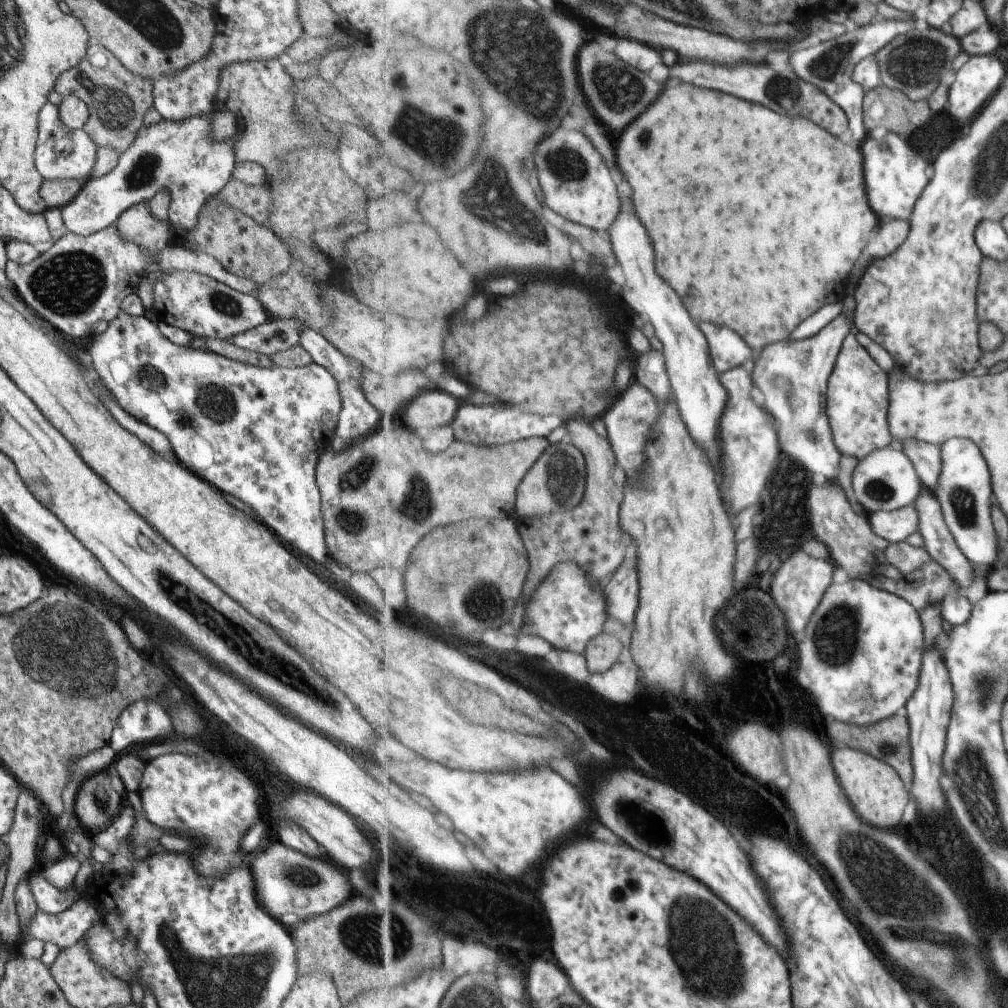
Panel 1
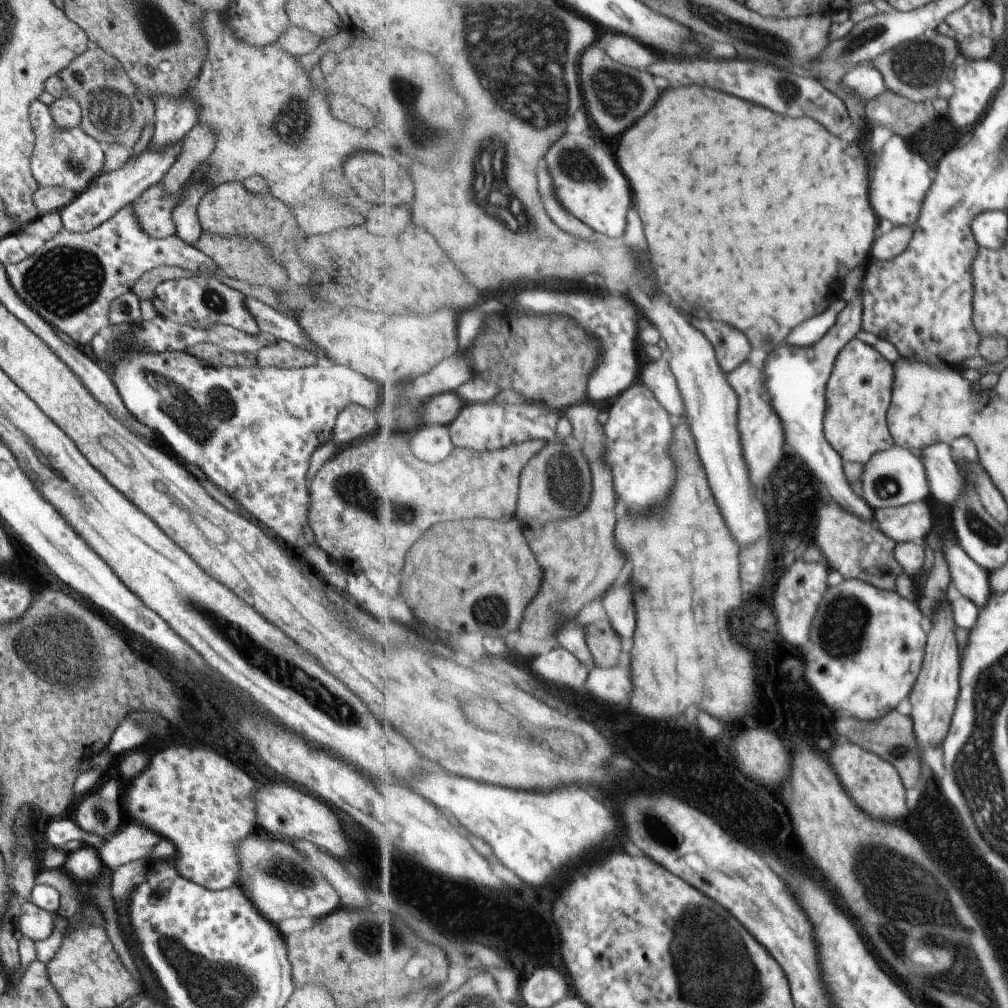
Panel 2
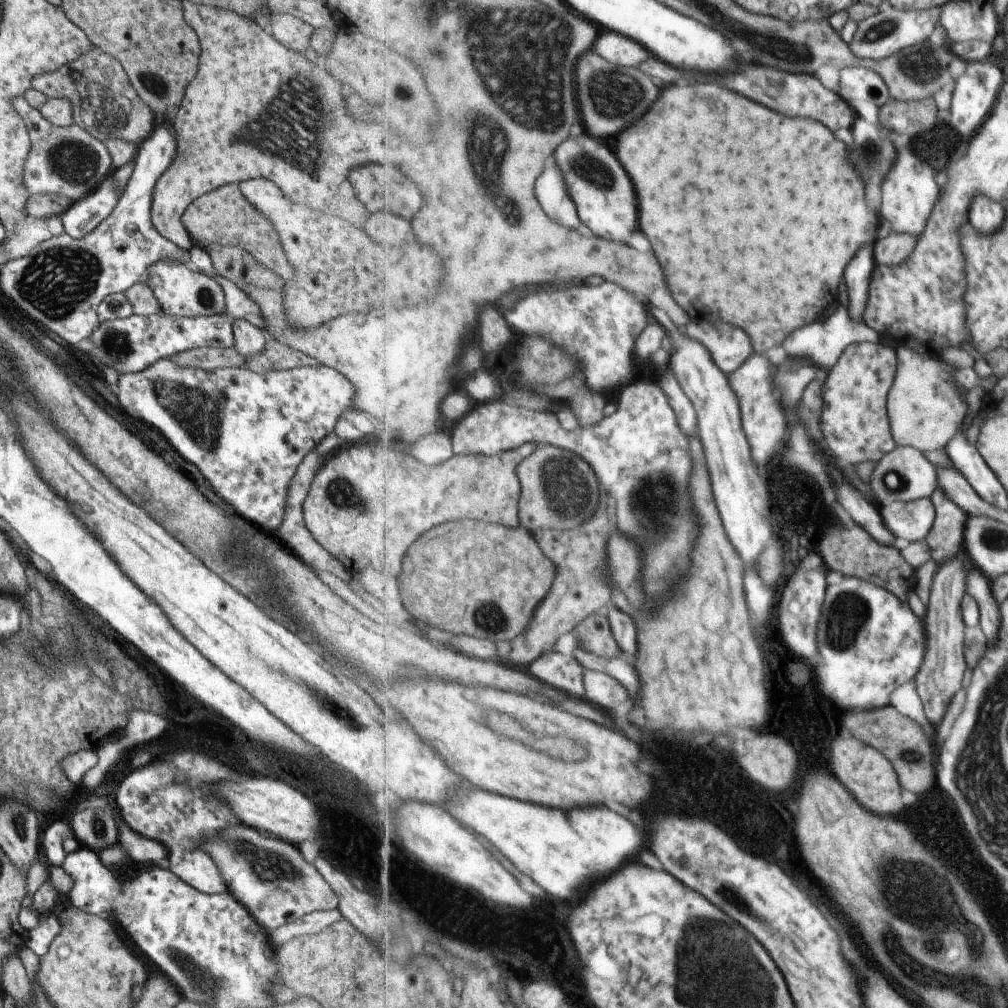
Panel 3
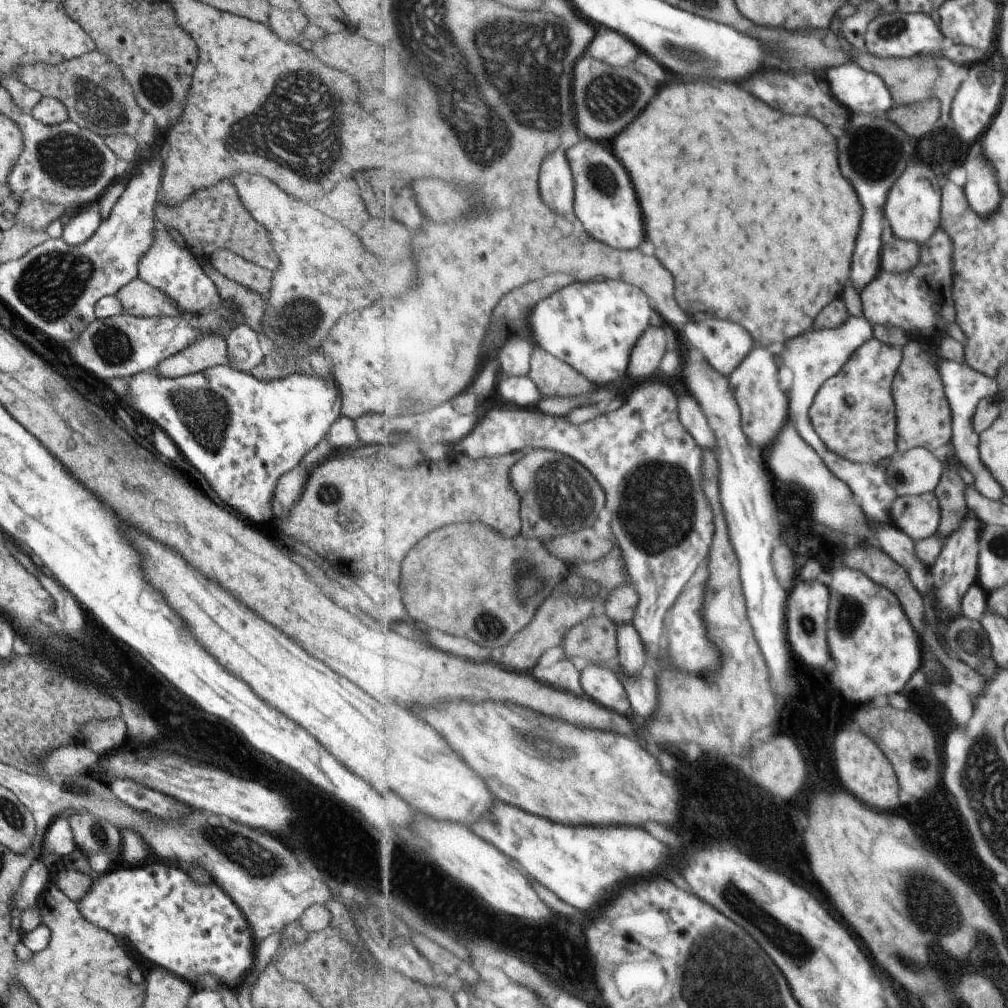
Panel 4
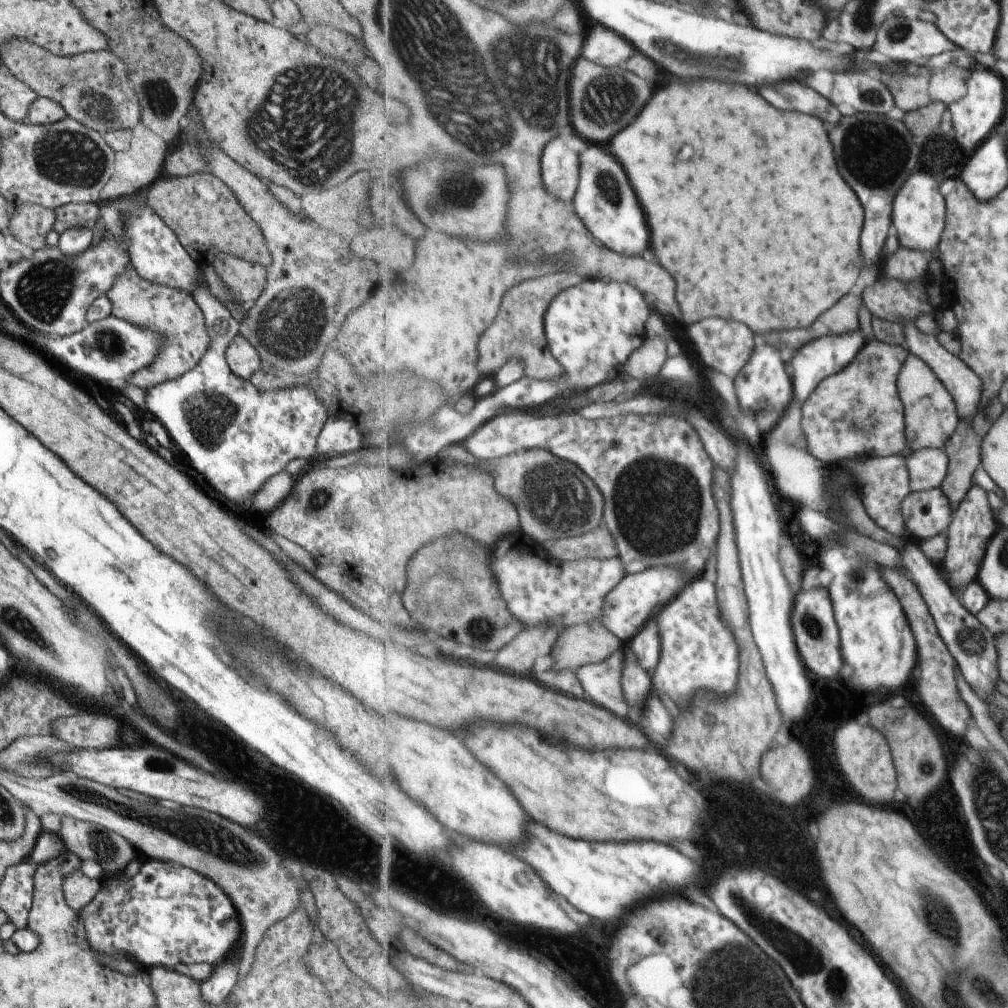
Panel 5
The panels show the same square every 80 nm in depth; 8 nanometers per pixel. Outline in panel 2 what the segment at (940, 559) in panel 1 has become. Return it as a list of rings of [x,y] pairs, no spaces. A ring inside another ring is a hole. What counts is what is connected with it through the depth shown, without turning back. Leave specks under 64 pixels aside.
[[[935,499],[929,501],[929,506],[933,508],[934,513],[932,530],[936,529],[938,536],[942,539],[940,552],[949,565],[952,586],[957,594],[966,595],[978,606],[984,607],[993,593],[989,574],[959,544],[951,522],[949,508]]]

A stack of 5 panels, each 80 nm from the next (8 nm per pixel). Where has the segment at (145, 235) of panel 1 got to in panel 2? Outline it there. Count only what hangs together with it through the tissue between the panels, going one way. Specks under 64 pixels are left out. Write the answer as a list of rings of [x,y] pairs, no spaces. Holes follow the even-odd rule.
[[[161,183],[147,189],[132,204],[132,215],[138,227],[154,239],[175,235],[171,211],[173,205],[180,199],[180,190],[173,198],[165,196]]]

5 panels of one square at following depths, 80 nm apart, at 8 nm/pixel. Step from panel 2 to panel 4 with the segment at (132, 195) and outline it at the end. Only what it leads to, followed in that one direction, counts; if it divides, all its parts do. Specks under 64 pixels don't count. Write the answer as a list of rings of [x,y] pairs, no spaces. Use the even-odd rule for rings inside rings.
[[[99,200],[78,206],[70,217],[62,220],[62,239],[71,246],[85,242],[99,226]]]

